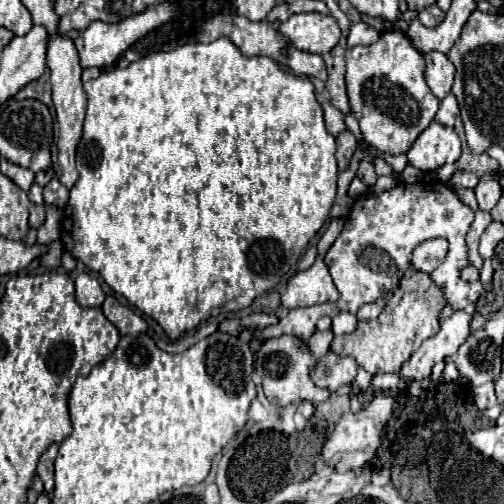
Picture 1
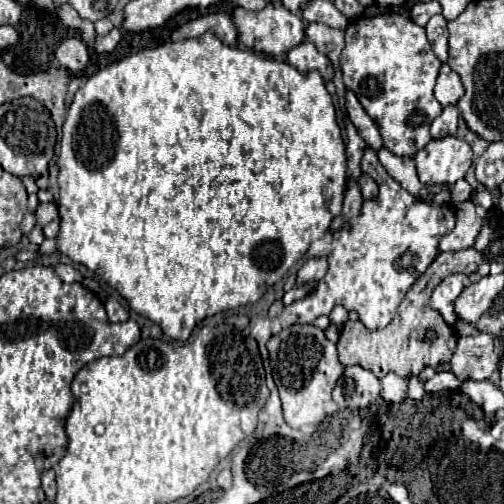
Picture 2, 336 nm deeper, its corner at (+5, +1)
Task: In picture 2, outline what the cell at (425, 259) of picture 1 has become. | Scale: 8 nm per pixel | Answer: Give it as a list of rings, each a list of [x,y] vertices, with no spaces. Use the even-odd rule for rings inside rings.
[[[471,200],[457,204],[457,226],[453,232],[441,238],[441,244],[439,244],[441,252],[457,252],[457,250],[471,248],[475,238],[481,232],[481,226],[483,226],[483,220],[477,216],[475,204],[471,204]]]

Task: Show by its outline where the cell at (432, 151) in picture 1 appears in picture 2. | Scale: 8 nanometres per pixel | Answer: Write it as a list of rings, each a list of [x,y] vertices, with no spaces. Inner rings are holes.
[[[445,136],[431,140],[423,150],[415,154],[413,160],[423,184],[445,186],[465,178],[473,162],[473,150],[465,140],[457,136]]]

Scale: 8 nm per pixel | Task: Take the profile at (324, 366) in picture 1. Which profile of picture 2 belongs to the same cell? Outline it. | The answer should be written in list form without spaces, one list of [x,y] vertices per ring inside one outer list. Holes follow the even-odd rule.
[[[361,366],[345,368],[343,376],[337,380],[337,386],[333,390],[333,400],[339,408],[365,408],[379,398],[379,378]]]

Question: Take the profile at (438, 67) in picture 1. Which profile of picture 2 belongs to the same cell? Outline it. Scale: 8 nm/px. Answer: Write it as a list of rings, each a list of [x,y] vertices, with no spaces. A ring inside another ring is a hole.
[[[443,64],[437,78],[437,86],[435,86],[435,98],[441,102],[441,106],[449,106],[449,104],[455,106],[463,98],[463,94],[465,90],[463,90],[459,74],[453,72],[449,64]]]

